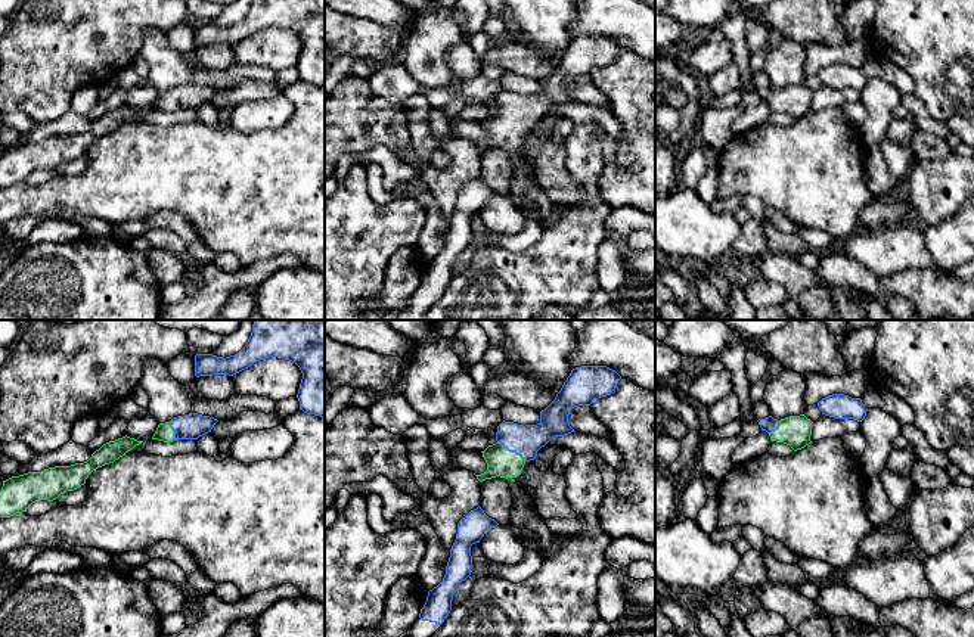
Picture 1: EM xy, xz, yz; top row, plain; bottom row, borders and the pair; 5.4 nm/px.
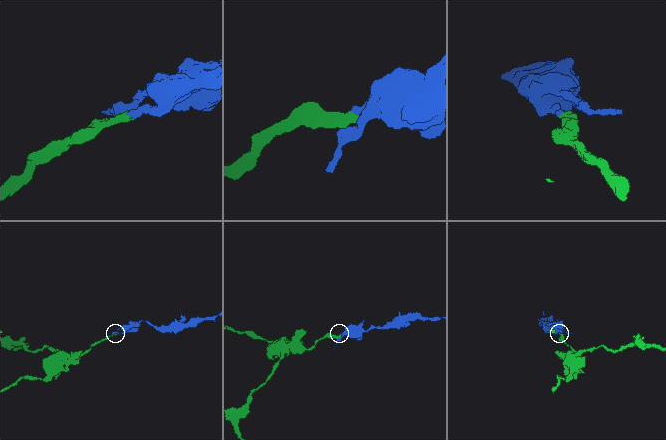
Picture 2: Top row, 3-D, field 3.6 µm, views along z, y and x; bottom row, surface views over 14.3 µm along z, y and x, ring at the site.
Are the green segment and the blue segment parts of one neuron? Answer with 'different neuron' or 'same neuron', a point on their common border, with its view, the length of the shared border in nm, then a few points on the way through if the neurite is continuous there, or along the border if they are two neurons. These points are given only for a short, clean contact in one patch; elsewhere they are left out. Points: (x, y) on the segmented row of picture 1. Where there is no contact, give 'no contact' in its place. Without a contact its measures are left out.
same neuron; meets green in xz at (512, 451); contact 190 nm long; runs through xz (501, 462), (512, 451), (526, 441)

